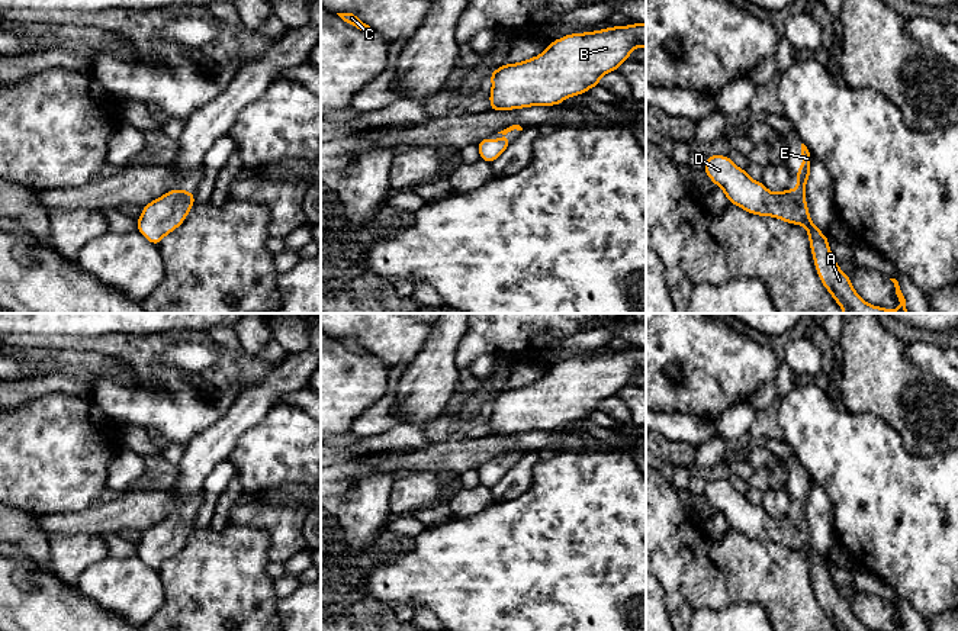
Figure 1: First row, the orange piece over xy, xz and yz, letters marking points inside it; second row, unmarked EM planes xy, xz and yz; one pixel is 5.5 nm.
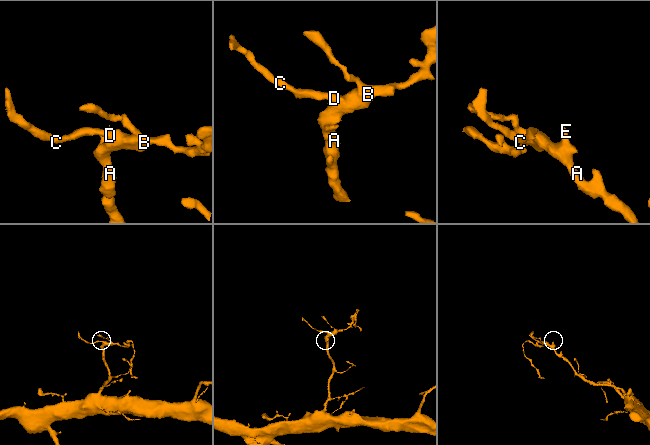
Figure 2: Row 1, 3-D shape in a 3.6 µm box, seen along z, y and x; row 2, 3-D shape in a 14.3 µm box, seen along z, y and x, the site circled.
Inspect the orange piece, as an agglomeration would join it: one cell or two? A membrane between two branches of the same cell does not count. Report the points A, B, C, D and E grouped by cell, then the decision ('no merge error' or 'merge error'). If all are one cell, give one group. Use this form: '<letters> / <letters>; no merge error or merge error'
A B C D E; no merge error

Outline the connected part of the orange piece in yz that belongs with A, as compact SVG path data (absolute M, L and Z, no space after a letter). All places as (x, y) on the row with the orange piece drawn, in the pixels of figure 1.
M801 144L801 155L803 164L797 168L797 189L785 189L781 193L772 193L762 181L752 180L746 170L739 168L727 155L708 155L704 171L724 191L729 203L750 215L771 216L807 228L810 251L819 279L843 313L909 313L906 299L896 279L890 280L894 283L900 308L888 310L865 302L855 292L849 276L838 267L836 258L829 248L829 238L810 219L806 183L810 178L811 157L804 144Z

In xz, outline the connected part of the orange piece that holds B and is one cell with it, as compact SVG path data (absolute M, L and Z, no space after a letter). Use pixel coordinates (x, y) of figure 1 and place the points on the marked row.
M646 23L565 35L546 45L540 55L492 71L489 110L557 106L588 93L637 46L646 49Z

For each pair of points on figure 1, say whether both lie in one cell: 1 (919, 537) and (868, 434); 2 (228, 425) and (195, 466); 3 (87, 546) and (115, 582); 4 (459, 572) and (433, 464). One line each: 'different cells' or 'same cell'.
1: same cell
2: same cell
3: different cells
4: different cells

